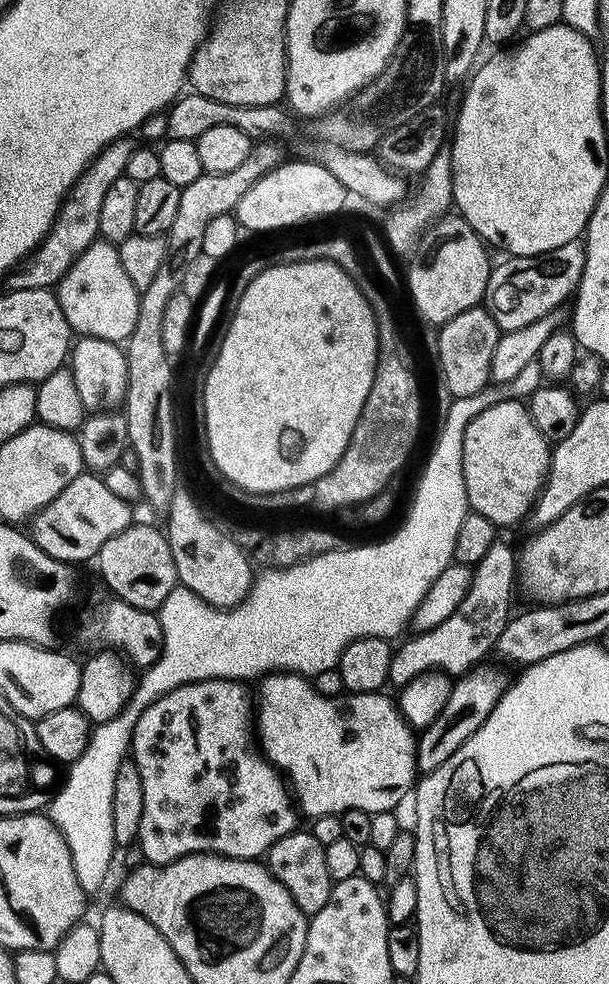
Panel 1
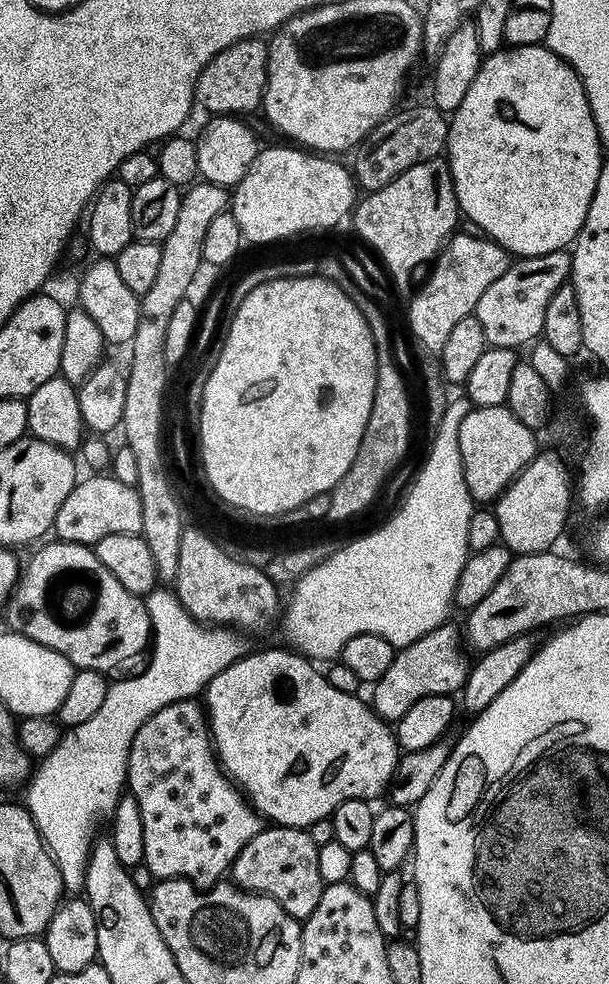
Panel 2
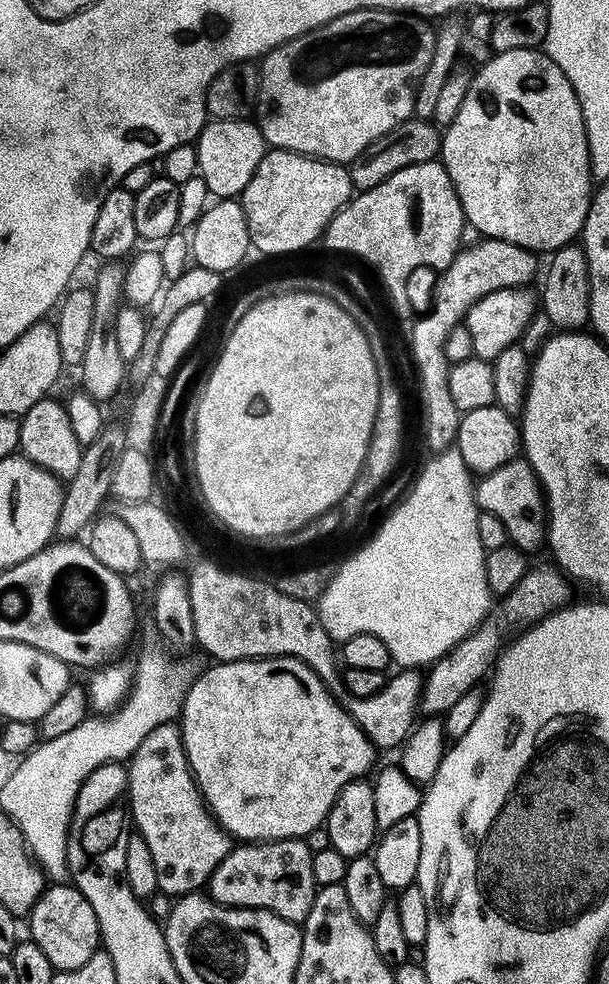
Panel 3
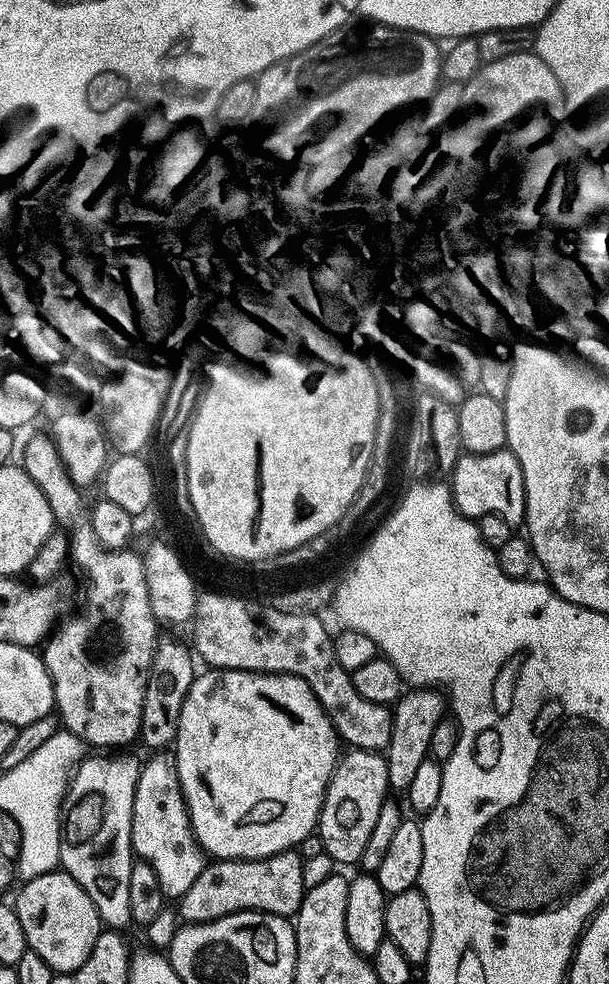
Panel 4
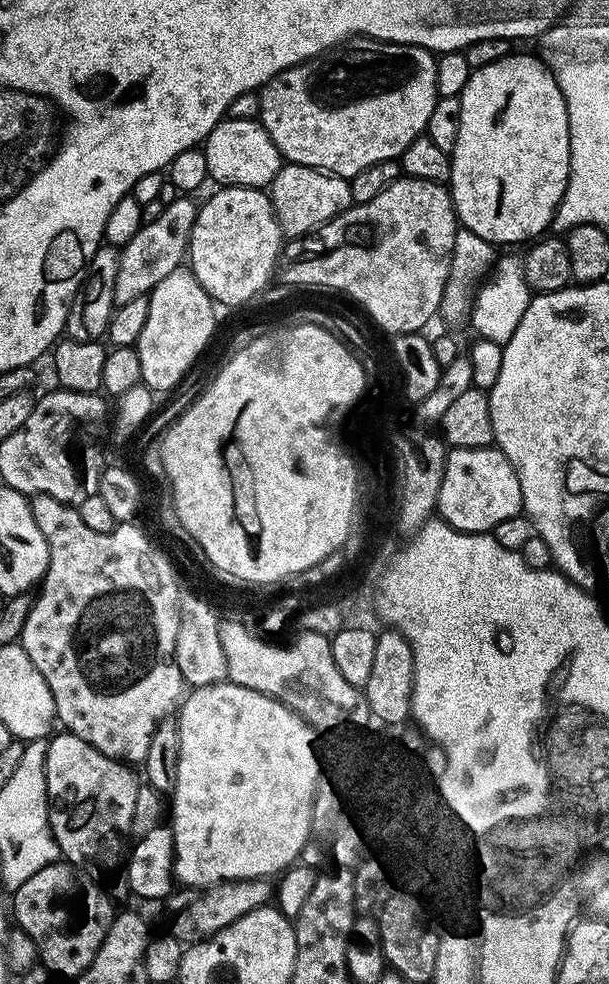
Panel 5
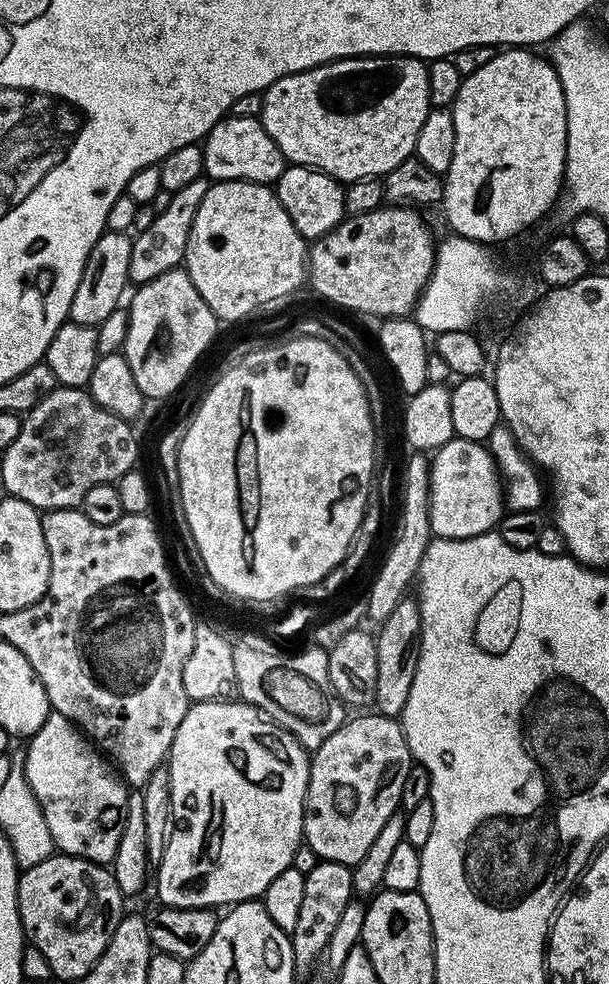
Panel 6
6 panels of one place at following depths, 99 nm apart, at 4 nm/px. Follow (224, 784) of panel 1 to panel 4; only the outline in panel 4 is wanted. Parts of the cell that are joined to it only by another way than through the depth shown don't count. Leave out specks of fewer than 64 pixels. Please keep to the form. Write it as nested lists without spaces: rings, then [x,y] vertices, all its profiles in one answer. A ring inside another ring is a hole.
[[[164,754],[149,756],[152,757],[143,761],[134,794],[132,851],[158,874],[158,886],[162,886],[165,898],[179,898],[194,886],[198,874],[202,874],[206,853],[192,833],[188,804],[184,801],[175,763]]]

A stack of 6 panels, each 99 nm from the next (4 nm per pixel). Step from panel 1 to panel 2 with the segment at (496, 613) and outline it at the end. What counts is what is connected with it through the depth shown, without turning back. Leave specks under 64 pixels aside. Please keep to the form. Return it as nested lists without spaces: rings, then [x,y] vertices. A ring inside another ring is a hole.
[[[445,622],[439,628],[430,630],[418,642],[414,642],[410,648],[397,651],[394,662],[390,662],[390,670],[386,677],[388,684],[388,700],[371,701],[372,709],[383,720],[395,722],[418,702],[418,698],[427,696],[452,696],[463,689],[470,660],[464,657],[465,649],[462,647],[462,632]]]

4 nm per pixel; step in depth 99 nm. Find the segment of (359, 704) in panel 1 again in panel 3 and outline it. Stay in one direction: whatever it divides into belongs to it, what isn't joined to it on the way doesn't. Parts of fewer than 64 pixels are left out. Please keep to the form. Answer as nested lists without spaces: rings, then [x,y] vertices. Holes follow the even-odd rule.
[[[265,656],[262,660],[226,660],[216,662],[211,665],[200,677],[193,679],[188,685],[188,692],[184,695],[184,707],[178,717],[178,727],[180,736],[184,739],[184,749],[188,755],[188,765],[192,768],[192,775],[196,777],[196,784],[200,787],[200,794],[204,798],[205,804],[208,806],[209,812],[216,817],[221,828],[228,833],[229,836],[240,842],[263,842],[265,840],[294,840],[302,838],[306,834],[310,834],[310,830],[321,827],[327,821],[328,811],[334,806],[334,802],[338,798],[338,794],[343,788],[351,782],[351,780],[359,780],[367,777],[373,771],[372,763],[378,756],[378,749],[372,745],[370,738],[366,738],[366,734],[354,722],[354,718],[349,714],[347,707],[343,703],[340,704],[335,700],[333,693],[326,687],[324,682],[318,678],[318,674],[314,674],[314,670],[310,670],[310,666],[306,666],[302,661],[296,660],[293,656]]]

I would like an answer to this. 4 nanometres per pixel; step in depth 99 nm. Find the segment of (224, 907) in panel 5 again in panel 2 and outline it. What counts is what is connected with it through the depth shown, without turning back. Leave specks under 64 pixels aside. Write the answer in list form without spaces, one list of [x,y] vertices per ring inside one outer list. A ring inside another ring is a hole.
[[[281,824],[261,827],[260,832],[254,834],[246,846],[242,846],[242,854],[238,854],[232,864],[231,883],[245,892],[257,892],[274,898],[274,902],[278,902],[286,914],[303,922],[314,914],[326,887],[318,870],[319,849],[307,828],[291,828]]]

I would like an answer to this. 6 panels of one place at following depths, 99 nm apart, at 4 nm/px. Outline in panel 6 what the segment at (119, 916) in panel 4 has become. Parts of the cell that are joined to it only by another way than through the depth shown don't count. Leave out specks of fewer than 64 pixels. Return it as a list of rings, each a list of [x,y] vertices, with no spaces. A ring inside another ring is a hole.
[[[49,711],[46,722],[27,741],[24,752],[26,782],[40,803],[46,826],[52,835],[53,845],[63,855],[77,856],[95,864],[111,865],[118,854],[118,842],[124,829],[124,813],[128,810],[130,789],[114,771],[113,765],[93,745],[76,725],[62,714]]]

